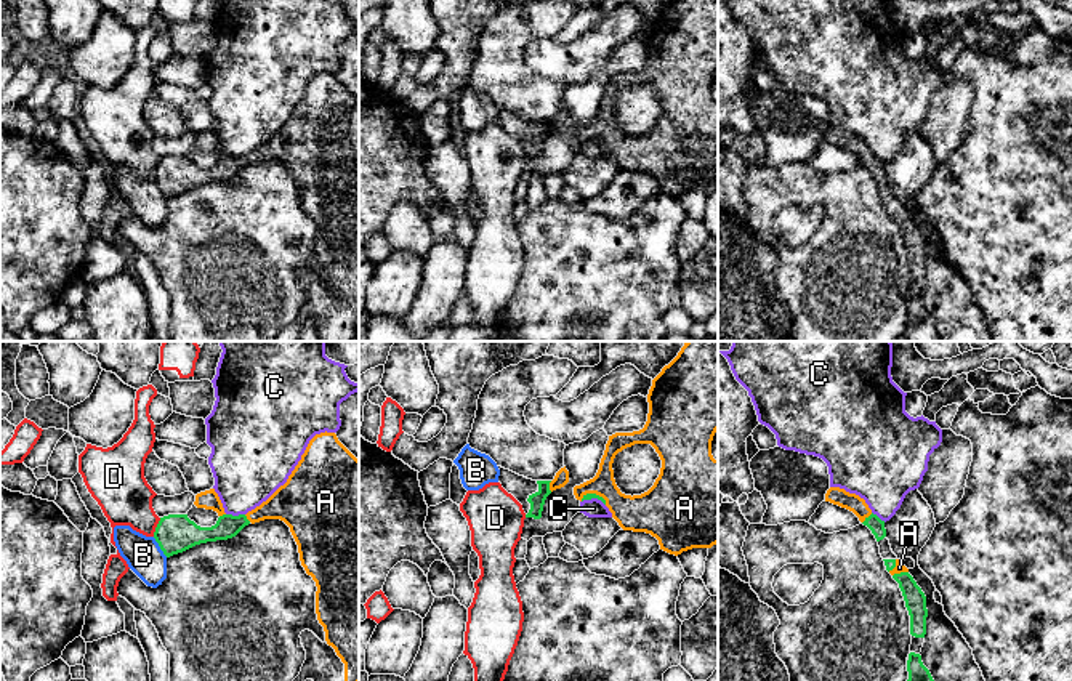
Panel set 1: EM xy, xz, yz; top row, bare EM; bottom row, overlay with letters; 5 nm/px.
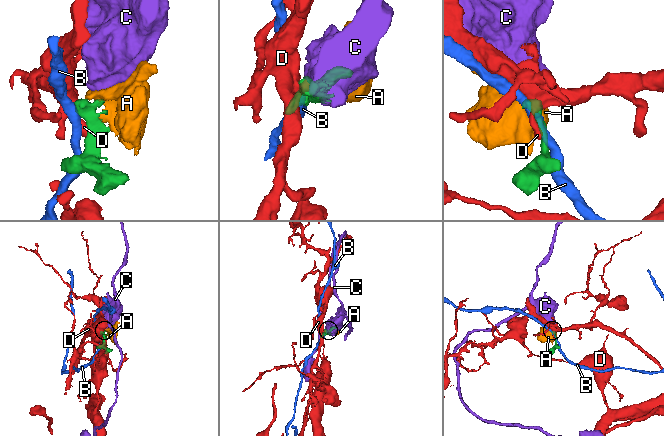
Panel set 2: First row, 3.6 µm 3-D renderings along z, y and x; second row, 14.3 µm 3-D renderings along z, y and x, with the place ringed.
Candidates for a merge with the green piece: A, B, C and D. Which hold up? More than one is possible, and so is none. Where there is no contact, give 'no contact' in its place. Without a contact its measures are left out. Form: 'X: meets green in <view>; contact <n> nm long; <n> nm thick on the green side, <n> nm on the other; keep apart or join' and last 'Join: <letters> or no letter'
A: meets green in yz; contact 80 nm long; 110 nm thick on the green side, 50 nm on the other; join
B: meets green in xy; contact 130 nm long; 190 nm thick on the green side, 190 nm on the other; keep apart
C: meets green in xy; contact 100 nm long; 120 nm thick on the green side, 360 nm on the other; keep apart
D: meets green in xy; contact 100 nm long; 190 nm thick on the green side, 260 nm on the other; keep apart
Join: A

